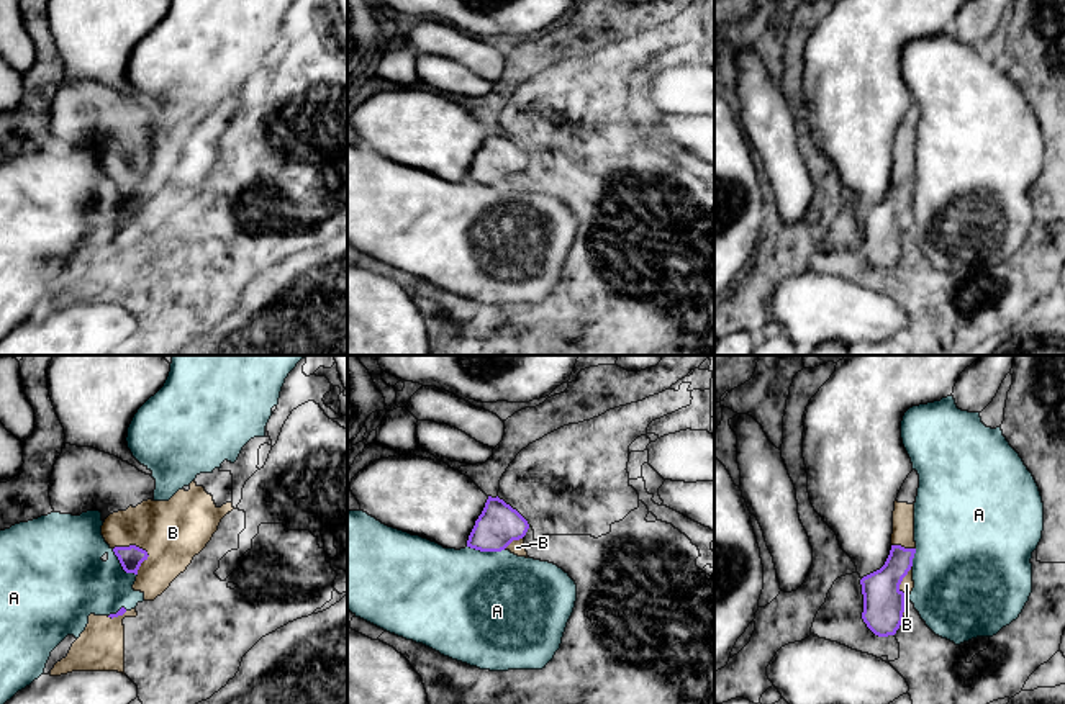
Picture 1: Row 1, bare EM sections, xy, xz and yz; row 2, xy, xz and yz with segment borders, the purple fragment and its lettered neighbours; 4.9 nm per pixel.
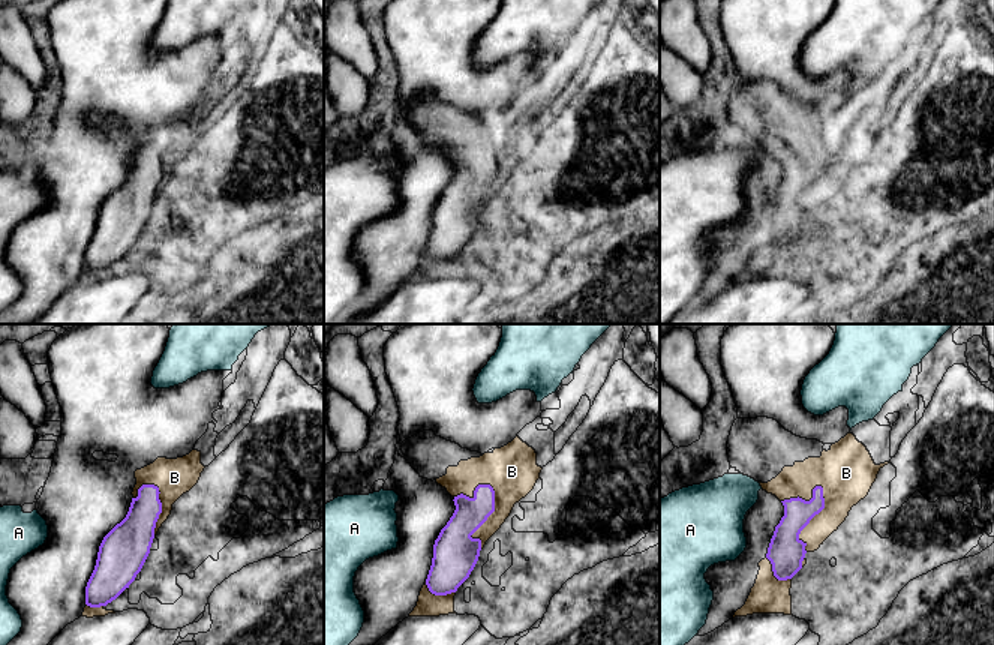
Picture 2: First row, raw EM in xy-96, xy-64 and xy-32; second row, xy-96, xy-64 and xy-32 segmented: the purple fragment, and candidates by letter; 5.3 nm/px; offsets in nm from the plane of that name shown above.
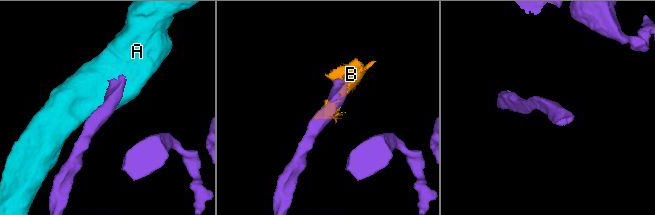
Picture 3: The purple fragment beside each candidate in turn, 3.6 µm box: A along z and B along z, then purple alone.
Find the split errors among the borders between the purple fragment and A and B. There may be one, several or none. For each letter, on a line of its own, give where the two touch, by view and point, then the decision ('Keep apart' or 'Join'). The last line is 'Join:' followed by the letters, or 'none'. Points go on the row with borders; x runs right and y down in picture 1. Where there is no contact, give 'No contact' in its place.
A: Touches purple at xz (485, 550). Keep apart
B: Touches purple at xy (131, 546). Join
Join: B

